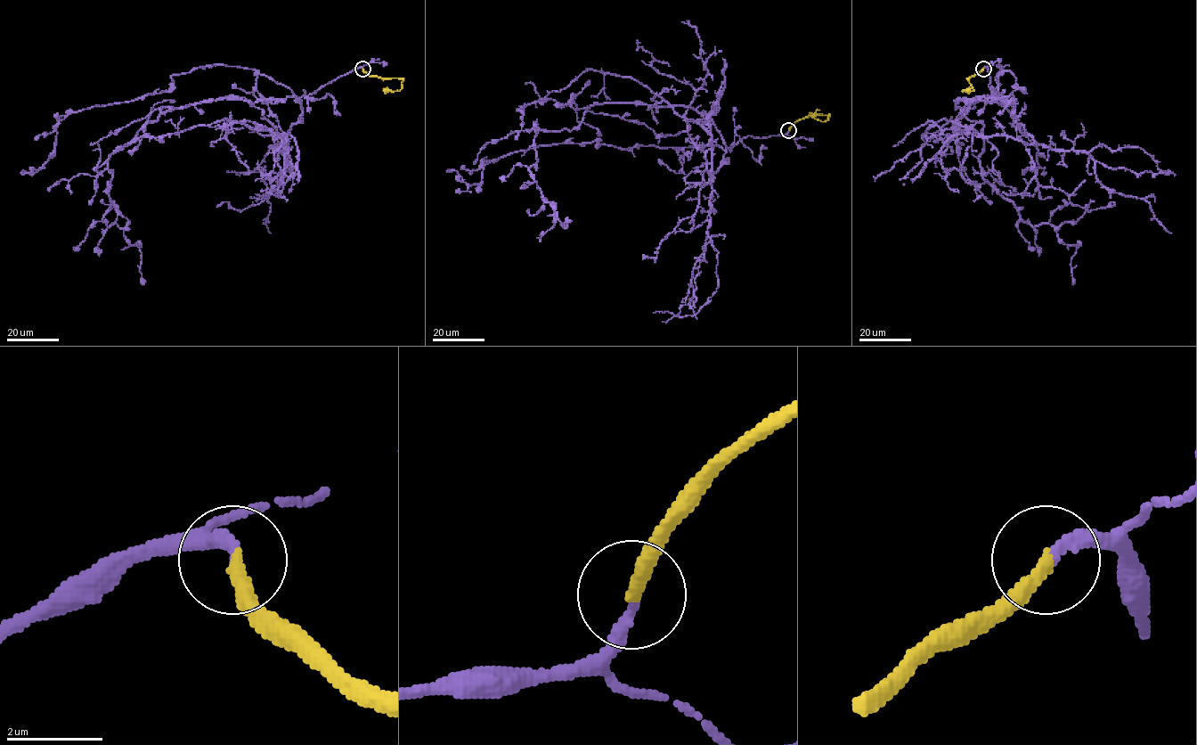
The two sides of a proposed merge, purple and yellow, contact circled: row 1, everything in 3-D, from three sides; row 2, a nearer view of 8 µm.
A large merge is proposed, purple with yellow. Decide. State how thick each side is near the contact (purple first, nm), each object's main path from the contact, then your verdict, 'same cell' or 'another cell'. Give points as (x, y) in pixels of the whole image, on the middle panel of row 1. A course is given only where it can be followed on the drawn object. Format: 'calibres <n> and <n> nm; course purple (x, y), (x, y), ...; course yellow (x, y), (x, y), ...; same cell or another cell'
calibres 280 and 320 nm; course purple (789, 130), (728, 148), (707, 116), (640, 102), (591, 104), (570, 131), (536, 126), (531, 176), (571, 219); course yellow (789, 130), (794, 122), (810, 116), (826, 115), (828, 119), (820, 121), (815, 118), (815, 112), (819, 110); same cell

